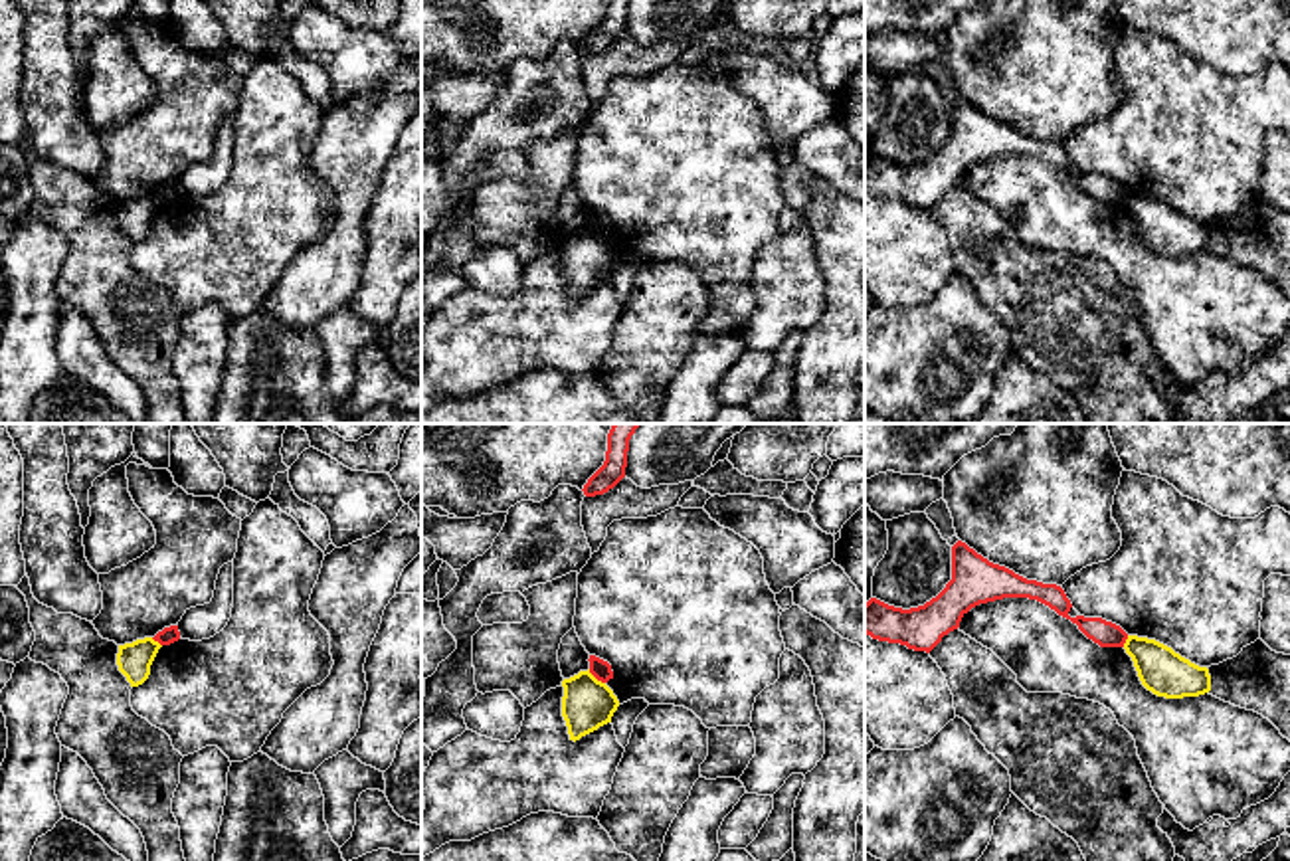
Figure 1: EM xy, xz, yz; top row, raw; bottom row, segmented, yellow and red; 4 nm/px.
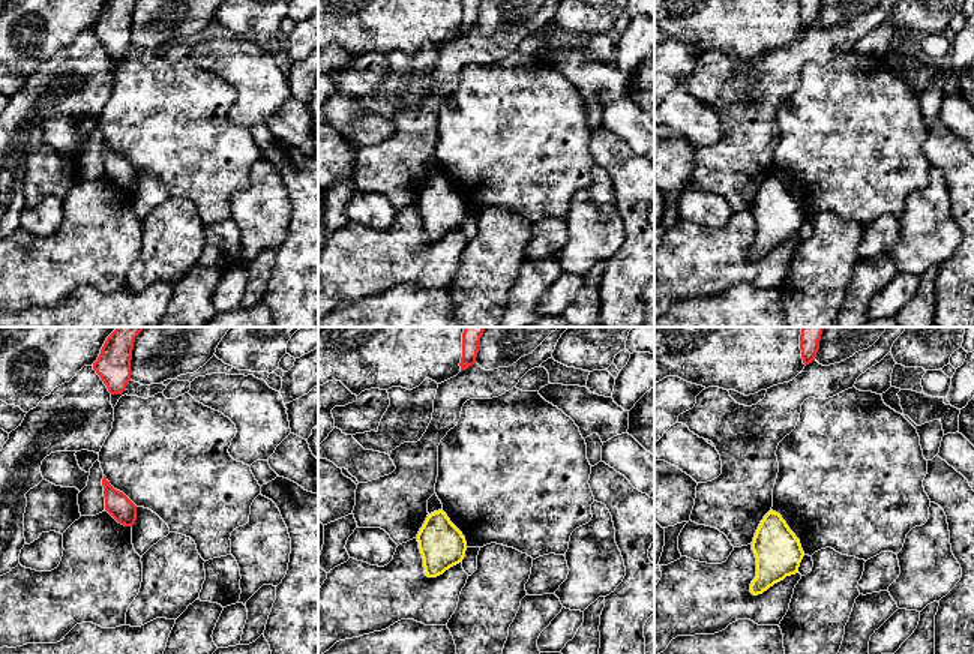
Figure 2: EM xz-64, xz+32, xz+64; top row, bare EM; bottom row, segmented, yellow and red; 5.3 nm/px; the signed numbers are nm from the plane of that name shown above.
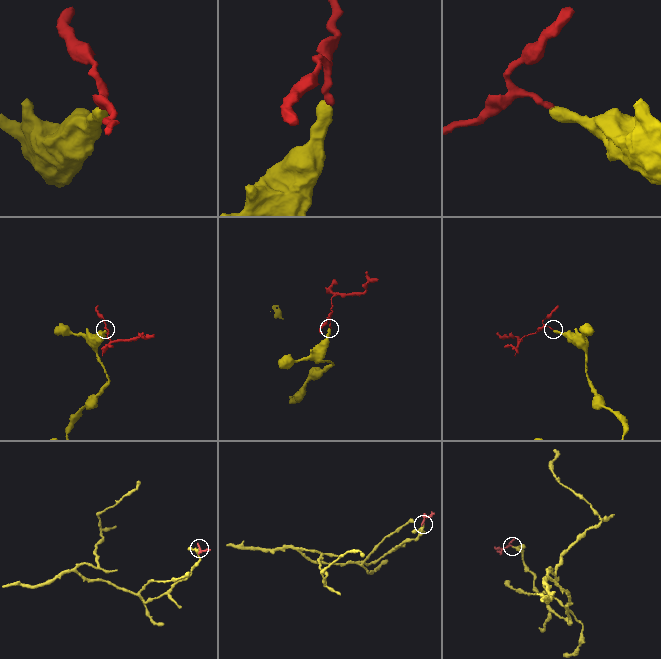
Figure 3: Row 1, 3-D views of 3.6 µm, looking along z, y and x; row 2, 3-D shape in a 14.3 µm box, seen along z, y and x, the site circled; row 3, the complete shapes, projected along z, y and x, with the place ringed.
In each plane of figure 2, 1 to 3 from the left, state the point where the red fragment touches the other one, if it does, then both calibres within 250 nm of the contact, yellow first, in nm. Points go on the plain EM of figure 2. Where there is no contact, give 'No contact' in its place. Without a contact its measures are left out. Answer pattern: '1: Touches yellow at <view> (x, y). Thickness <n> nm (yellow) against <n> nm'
1: No contact
2: No contact
3: No contact

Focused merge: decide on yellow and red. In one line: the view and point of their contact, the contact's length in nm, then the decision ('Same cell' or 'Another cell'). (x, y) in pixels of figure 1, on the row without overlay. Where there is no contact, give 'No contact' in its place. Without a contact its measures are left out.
Touches yellow at xz (594, 234). Shared border 90 nm. Another cell

